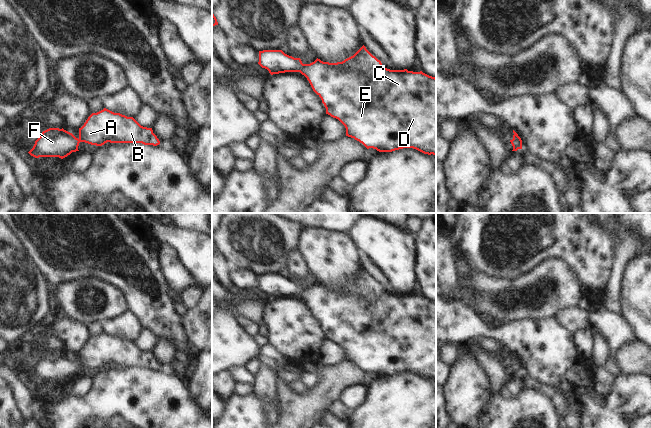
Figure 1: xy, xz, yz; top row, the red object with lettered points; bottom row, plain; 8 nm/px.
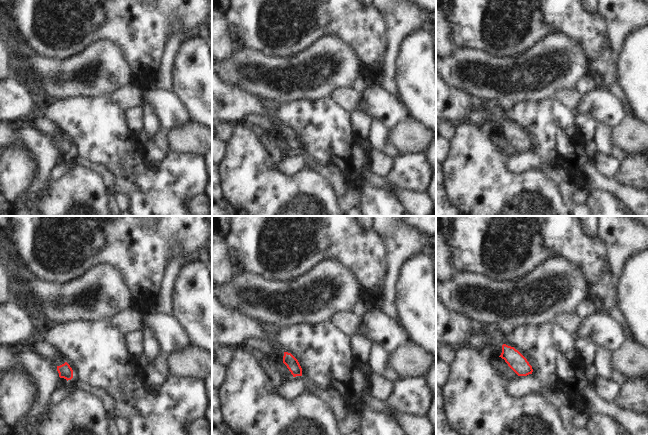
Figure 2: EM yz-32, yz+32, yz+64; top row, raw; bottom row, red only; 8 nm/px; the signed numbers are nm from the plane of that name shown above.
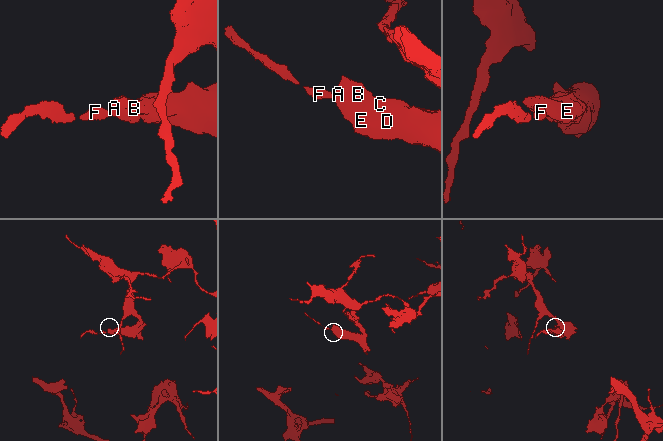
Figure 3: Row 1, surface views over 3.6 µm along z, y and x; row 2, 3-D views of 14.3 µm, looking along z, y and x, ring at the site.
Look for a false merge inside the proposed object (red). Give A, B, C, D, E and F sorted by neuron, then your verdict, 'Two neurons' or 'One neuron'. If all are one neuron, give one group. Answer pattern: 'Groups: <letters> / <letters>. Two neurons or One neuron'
Groups: A B C D E F. One neuron

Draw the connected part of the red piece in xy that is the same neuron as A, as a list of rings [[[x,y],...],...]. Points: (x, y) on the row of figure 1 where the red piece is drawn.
[[[106,108],[92,113],[84,125],[79,128],[79,137],[59,128],[49,128],[35,141],[28,152],[35,158],[67,157],[72,152],[79,151],[80,142],[102,146],[110,143],[142,143],[157,146],[159,139],[152,128],[141,126],[133,117],[114,113]]]

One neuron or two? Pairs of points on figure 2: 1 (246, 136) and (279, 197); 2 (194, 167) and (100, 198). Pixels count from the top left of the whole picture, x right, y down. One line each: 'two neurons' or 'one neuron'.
1: one neuron
2: two neurons

